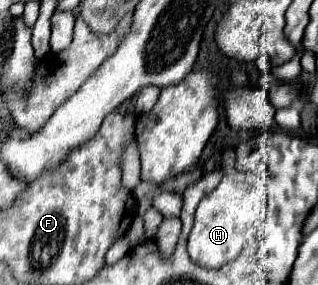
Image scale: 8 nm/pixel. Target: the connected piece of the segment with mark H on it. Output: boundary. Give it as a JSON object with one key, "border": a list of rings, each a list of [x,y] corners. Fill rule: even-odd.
{"border":[[[241,143],[236,147],[227,148],[223,152],[223,180],[219,182],[219,186],[209,192],[197,206],[197,212],[195,212],[195,224],[193,224],[193,230],[189,234],[189,242],[187,242],[187,252],[191,256],[191,260],[199,266],[205,266],[205,268],[219,268],[231,260],[235,260],[247,240],[247,234],[255,222],[255,218],[263,212],[265,208],[265,200],[267,200],[267,192],[265,192],[265,180],[259,176],[259,174],[253,174],[253,172],[239,172],[235,170],[235,151],[236,151],[236,164],[237,164],[237,150],[239,150],[239,158],[245,158],[245,144]]]}

